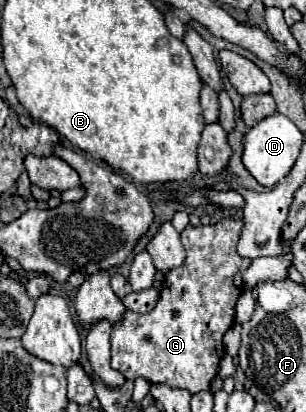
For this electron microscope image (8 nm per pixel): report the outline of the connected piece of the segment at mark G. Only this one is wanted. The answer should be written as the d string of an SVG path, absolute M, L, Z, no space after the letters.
M223 218L217 224L209 224L209 226L189 224L181 232L181 242L185 246L187 258L179 268L173 268L165 274L157 306L147 314L125 310L123 320L113 326L111 366L119 370L127 380L145 378L151 384L185 388L191 394L211 388L211 382L219 370L219 362L225 354L223 334L235 324L235 304L243 292L241 272L251 266L249 258L237 254L237 242L241 238L241 230L243 230L243 220Z

